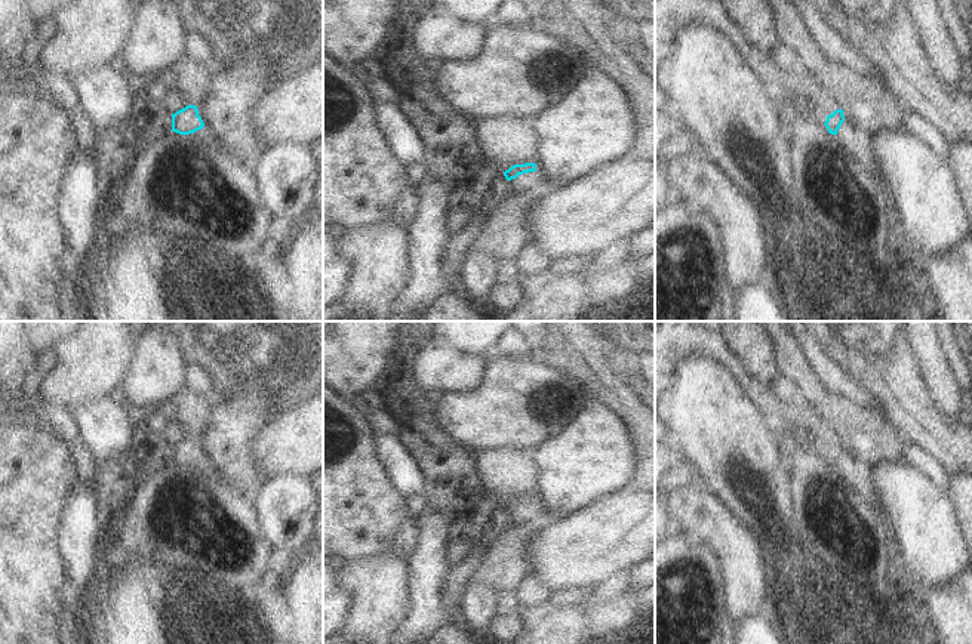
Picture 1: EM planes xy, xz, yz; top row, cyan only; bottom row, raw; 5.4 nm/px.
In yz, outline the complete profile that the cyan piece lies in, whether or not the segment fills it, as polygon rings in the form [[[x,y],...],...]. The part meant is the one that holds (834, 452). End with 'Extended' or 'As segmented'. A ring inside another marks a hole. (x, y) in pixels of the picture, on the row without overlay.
[[[836,441],[827,447],[824,456],[828,465],[837,468],[849,487],[862,497],[879,517],[886,520],[885,505],[873,483],[871,465],[846,452],[843,441]]]. Extended

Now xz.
[[[535,494],[514,496],[504,503],[510,523],[520,526],[525,533],[541,531],[553,520],[536,502]]]. Extended

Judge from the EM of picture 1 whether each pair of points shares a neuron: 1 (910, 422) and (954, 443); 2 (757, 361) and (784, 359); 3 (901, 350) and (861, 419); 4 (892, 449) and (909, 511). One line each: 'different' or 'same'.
1: same
2: different
3: different
4: different

